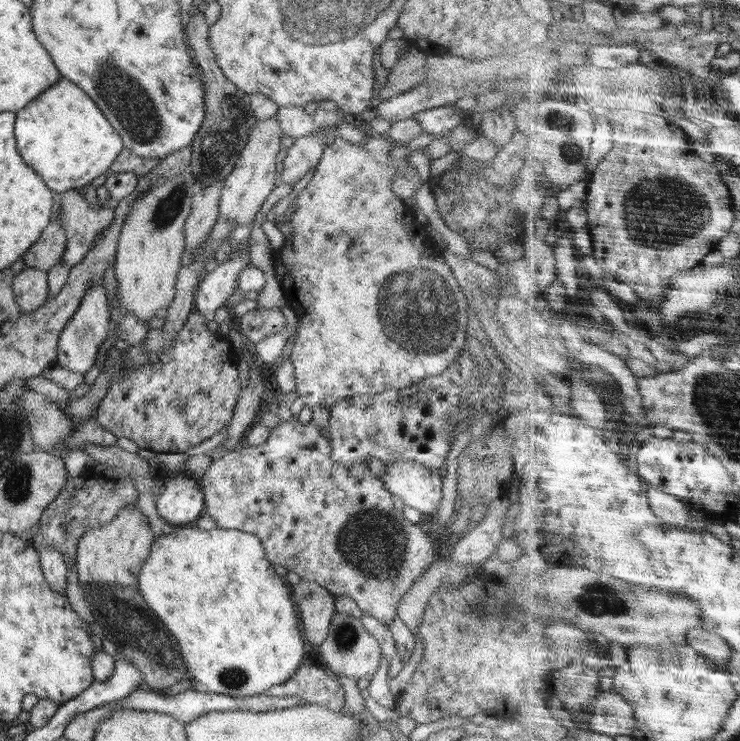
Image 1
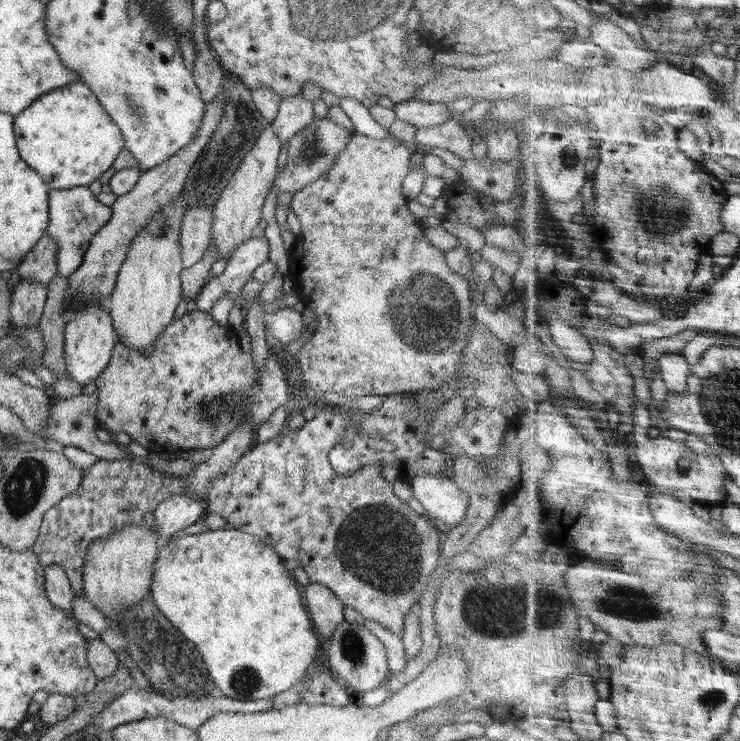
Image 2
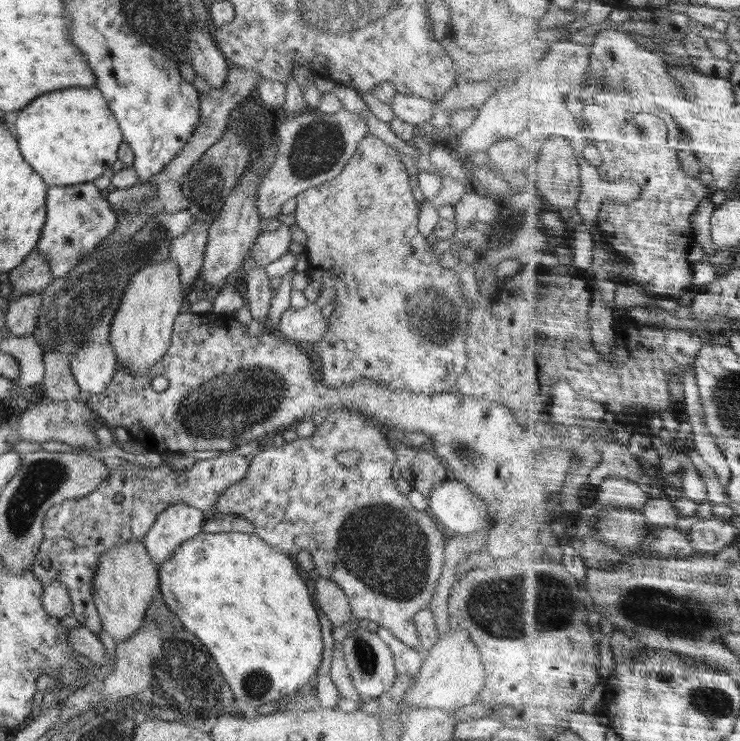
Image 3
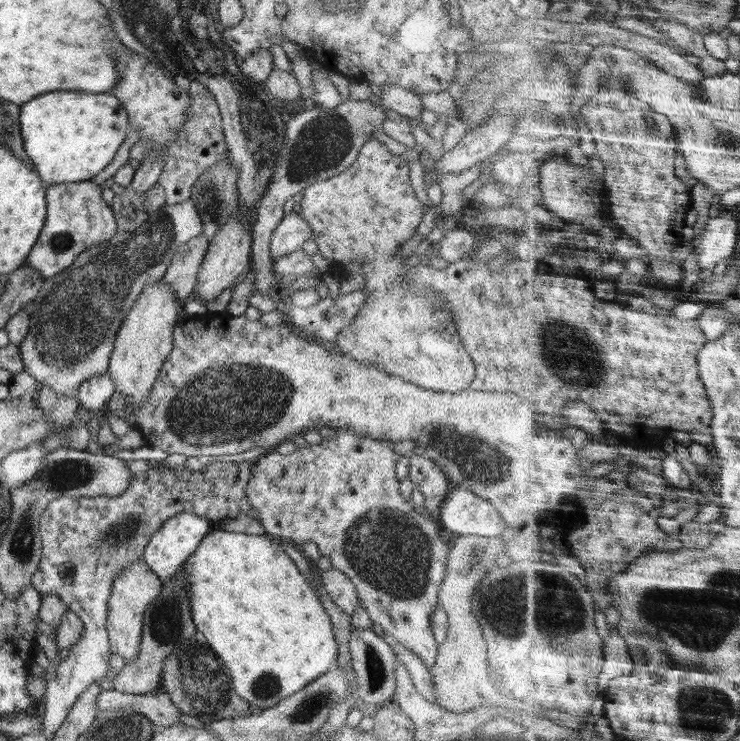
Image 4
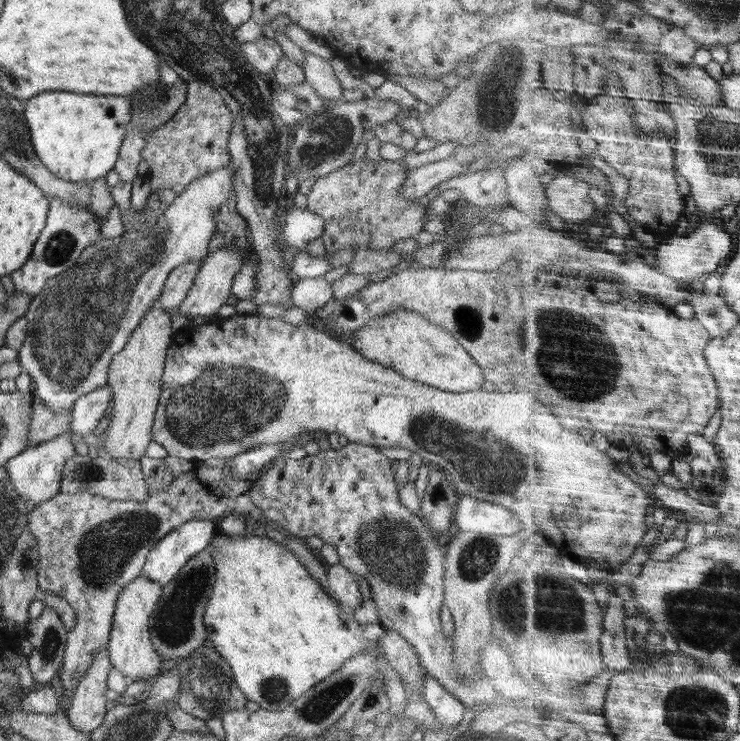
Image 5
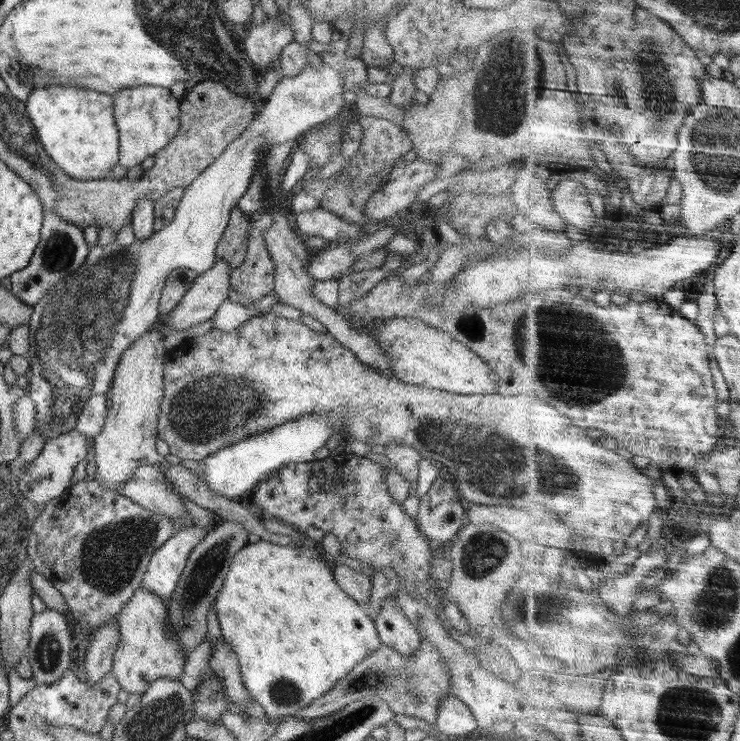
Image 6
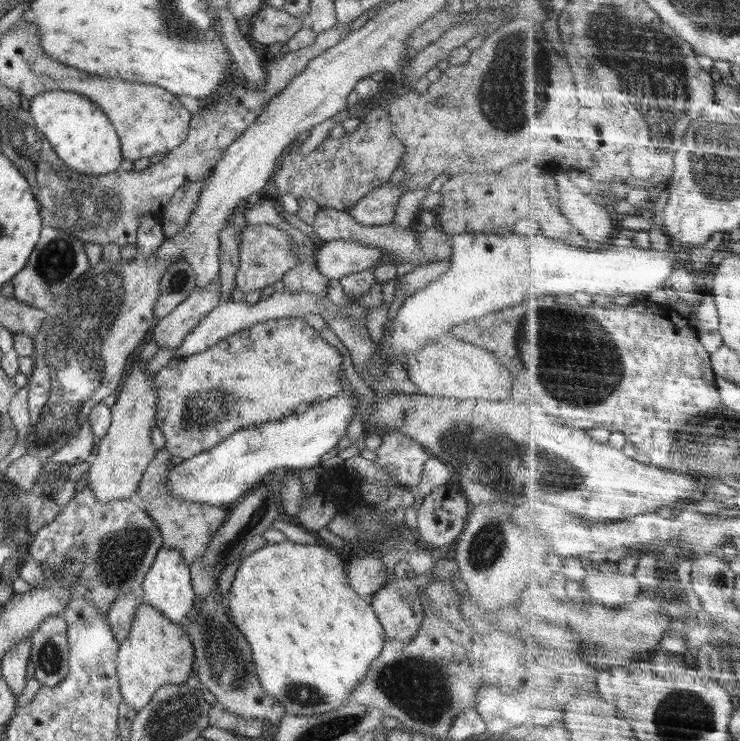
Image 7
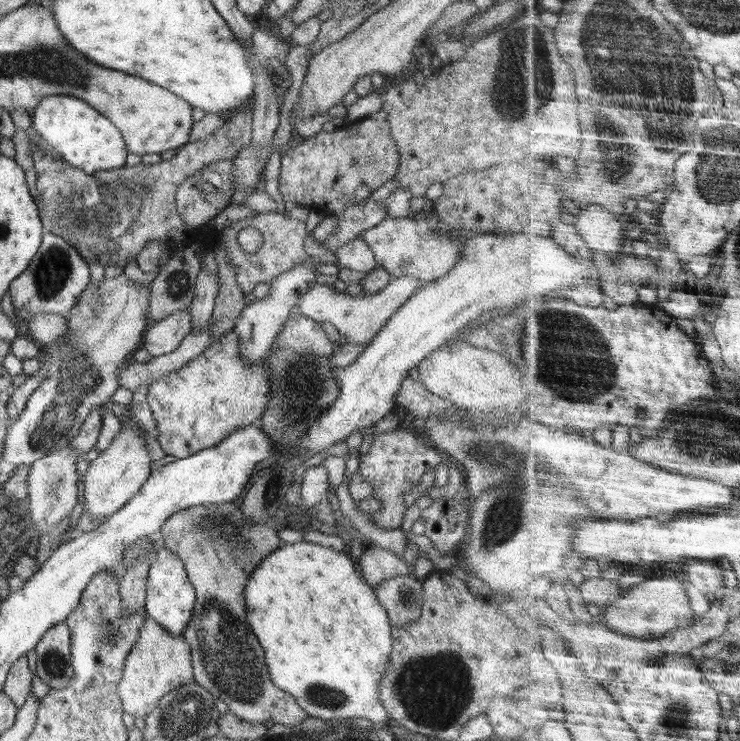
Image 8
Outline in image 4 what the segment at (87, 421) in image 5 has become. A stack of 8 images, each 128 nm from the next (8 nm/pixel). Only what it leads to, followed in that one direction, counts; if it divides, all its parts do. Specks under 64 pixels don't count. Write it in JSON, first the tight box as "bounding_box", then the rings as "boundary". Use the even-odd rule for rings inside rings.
{"bounding_box":[76,370,116,413],"boundary":[[[108,370],[106,372],[91,376],[82,381],[76,390],[79,405],[95,413],[104,413],[107,400],[116,392],[114,381]]]}

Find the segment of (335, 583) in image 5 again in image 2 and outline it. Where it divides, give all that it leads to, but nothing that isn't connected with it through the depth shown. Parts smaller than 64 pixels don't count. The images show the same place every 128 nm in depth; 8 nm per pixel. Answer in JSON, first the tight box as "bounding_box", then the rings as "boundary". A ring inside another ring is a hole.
{"bounding_box":[301,583,345,641],"boundary":[[[310,583],[301,587],[305,608],[310,614],[316,633],[321,641],[330,639],[338,624],[345,621],[345,605],[328,587],[319,583]]]}

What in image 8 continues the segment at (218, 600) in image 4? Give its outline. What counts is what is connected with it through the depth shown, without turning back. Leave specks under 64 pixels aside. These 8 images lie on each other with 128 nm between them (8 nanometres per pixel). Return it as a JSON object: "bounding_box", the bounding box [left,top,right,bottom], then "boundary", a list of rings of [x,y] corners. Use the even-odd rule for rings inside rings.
{"bounding_box":[244,542,392,725],"boundary":[[[313,542],[282,544],[256,566],[244,586],[248,622],[264,646],[272,683],[296,699],[310,717],[325,721],[367,718],[389,725],[390,718],[380,703],[380,679],[389,665],[392,626],[378,603],[376,592],[368,587],[353,562],[344,552]]]}

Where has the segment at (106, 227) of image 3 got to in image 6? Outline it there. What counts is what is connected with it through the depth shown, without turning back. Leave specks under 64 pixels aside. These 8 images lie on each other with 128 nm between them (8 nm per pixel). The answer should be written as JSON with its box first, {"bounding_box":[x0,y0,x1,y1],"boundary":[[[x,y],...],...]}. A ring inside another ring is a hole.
{"bounding_box":[10,212,89,305],"boundary":[[[43,212],[41,239],[30,264],[24,270],[10,275],[10,291],[23,303],[35,305],[50,290],[51,286],[62,280],[63,276],[76,270],[89,253],[88,243],[84,239],[84,230],[60,219],[54,212]]]}

